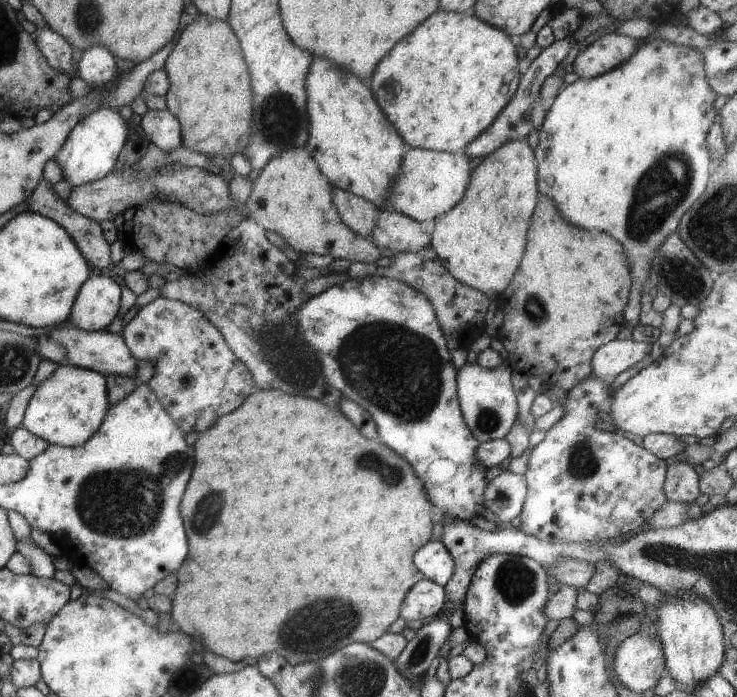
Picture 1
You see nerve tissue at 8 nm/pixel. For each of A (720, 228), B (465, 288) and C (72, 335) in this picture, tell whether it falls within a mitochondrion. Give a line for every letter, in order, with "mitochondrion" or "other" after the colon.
A: mitochondrion
B: other
C: other

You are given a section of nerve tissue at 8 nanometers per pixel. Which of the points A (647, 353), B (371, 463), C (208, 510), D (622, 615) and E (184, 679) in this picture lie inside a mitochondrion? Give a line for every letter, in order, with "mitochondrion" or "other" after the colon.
A: other
B: mitochondrion
C: mitochondrion
D: other
E: mitochondrion

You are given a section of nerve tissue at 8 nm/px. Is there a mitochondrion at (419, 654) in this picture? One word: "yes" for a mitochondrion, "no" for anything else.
yes

